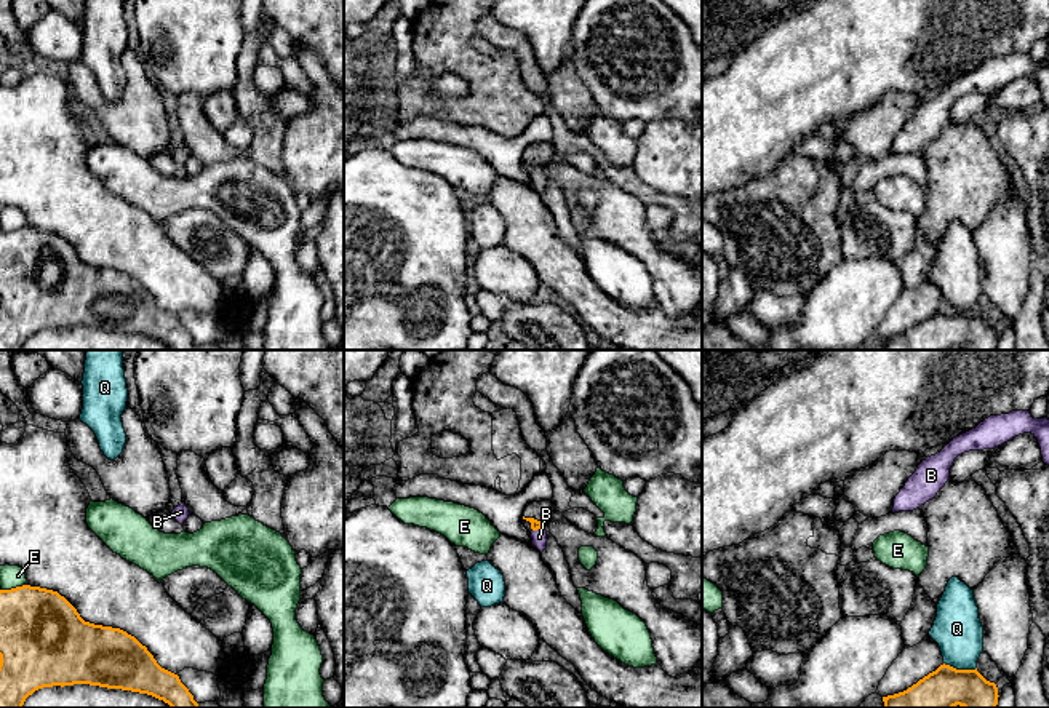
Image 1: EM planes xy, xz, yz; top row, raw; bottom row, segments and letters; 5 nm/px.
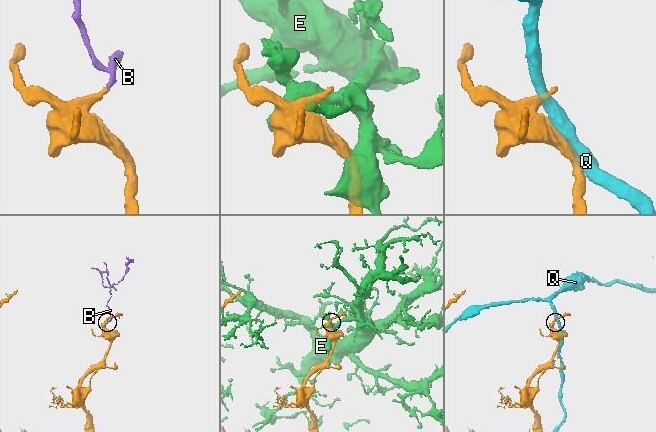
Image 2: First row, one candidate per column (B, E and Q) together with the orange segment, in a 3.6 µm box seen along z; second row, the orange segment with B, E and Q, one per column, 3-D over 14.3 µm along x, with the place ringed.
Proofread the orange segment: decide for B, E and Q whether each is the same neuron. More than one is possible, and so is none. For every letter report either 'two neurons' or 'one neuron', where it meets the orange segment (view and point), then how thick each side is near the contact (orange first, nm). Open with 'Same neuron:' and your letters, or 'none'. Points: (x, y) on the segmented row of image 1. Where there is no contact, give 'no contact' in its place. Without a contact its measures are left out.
Same neuron: B
B: one neuron; meets orange in xz at (536, 529); 50 nm thick on the orange side, 80 nm on the other
E: two neurons; meets orange in xy at (13, 588); 400 nm thick on the orange side, 110 nm on the other
Q: two neurons; meets orange in yz at (960, 670); 260 nm thick on the orange side, 240 nm on the other

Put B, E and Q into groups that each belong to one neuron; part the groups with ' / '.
B / E / Q

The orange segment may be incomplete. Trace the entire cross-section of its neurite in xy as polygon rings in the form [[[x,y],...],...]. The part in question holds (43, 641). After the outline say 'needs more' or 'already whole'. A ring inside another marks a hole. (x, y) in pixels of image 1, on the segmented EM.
[[[22,585],[0,590],[0,708],[22,708],[35,690],[90,684],[152,695],[171,708],[198,708],[179,676],[162,668],[134,636],[85,622],[58,591]]] | already whole

